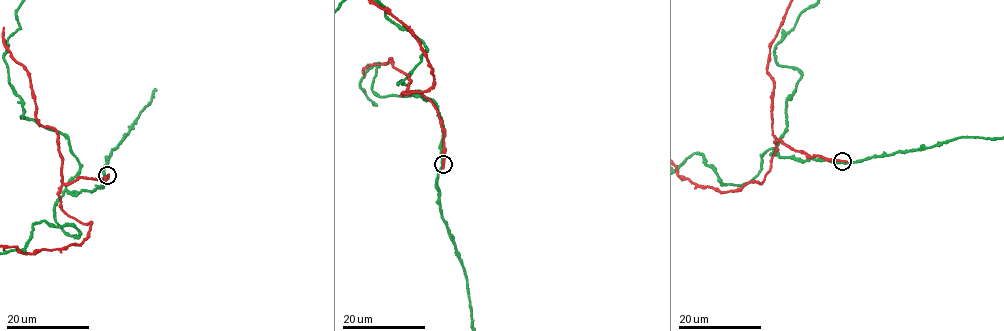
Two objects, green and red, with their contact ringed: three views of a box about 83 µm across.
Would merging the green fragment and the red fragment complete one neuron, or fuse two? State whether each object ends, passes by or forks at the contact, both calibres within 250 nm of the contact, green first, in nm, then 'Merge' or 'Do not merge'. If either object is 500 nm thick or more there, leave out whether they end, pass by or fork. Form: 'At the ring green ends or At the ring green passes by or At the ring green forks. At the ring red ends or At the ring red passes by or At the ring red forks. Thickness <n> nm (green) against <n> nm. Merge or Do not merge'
At the ring green passes by. At the ring red ends. Thickness 340 nm (green) against 320 nm. Do not merge

